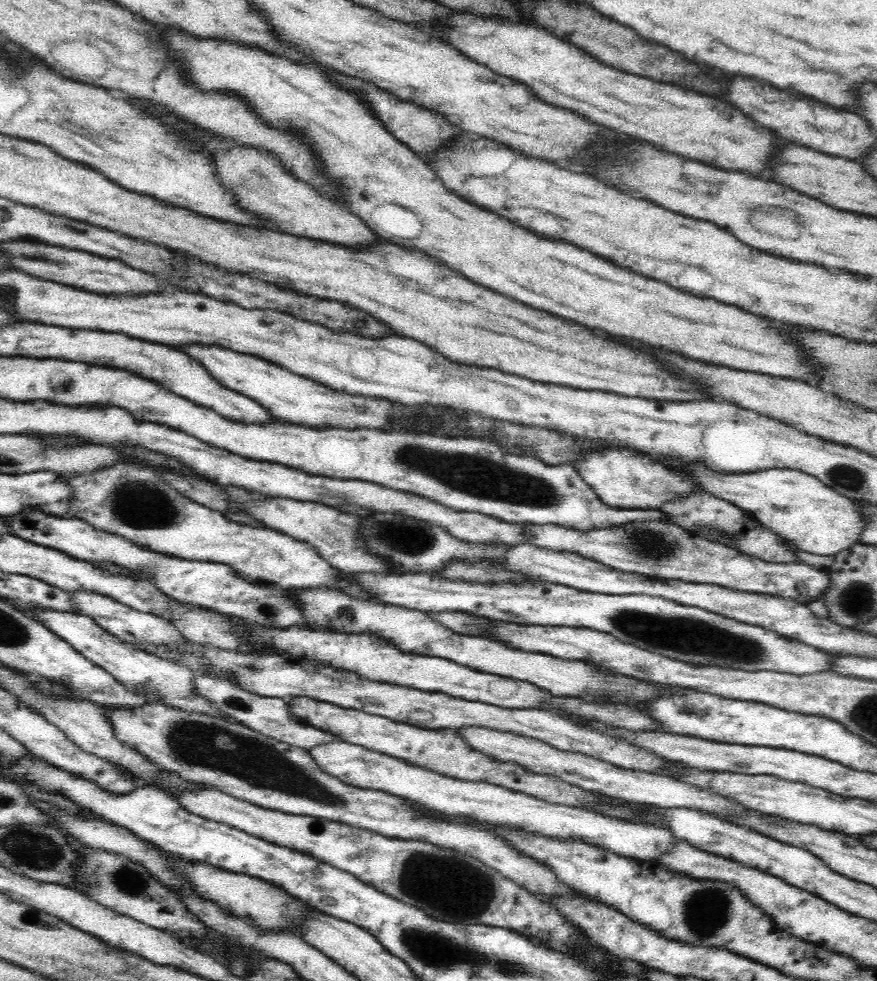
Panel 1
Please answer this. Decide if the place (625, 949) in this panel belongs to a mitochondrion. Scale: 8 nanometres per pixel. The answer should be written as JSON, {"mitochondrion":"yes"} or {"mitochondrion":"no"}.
{"mitochondrion":"no"}

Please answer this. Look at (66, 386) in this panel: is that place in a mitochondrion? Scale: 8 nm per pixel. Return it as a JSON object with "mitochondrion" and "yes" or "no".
{"mitochondrion":"no"}

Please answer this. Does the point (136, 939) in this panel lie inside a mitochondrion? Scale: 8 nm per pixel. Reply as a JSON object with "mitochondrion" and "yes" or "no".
{"mitochondrion":"no"}

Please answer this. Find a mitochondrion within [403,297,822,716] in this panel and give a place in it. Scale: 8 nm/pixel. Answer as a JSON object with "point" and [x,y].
{"point":[686,635]}

